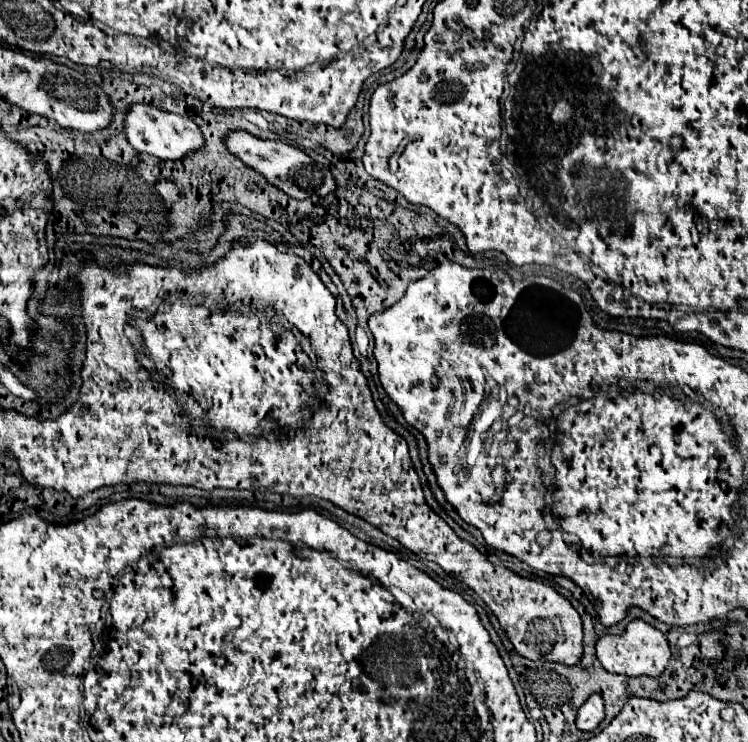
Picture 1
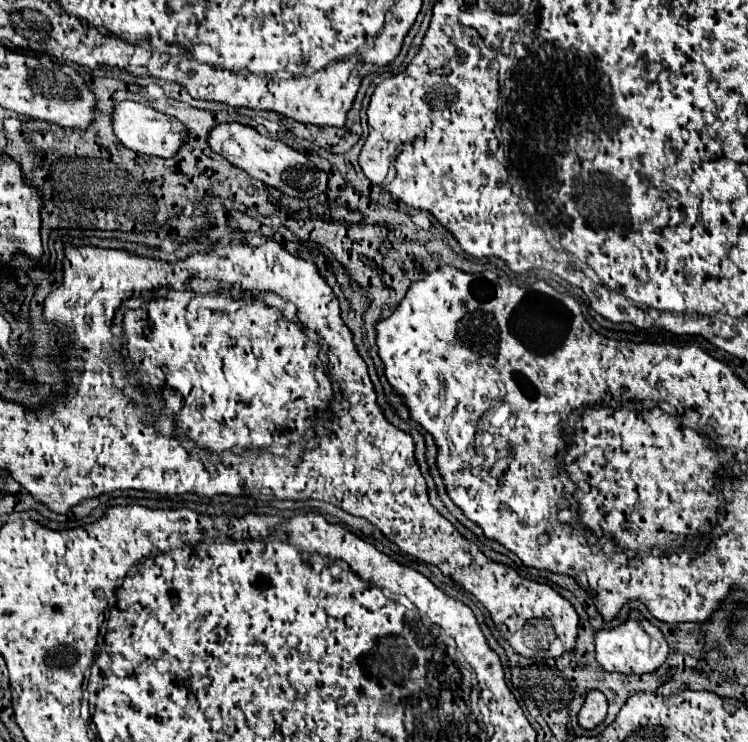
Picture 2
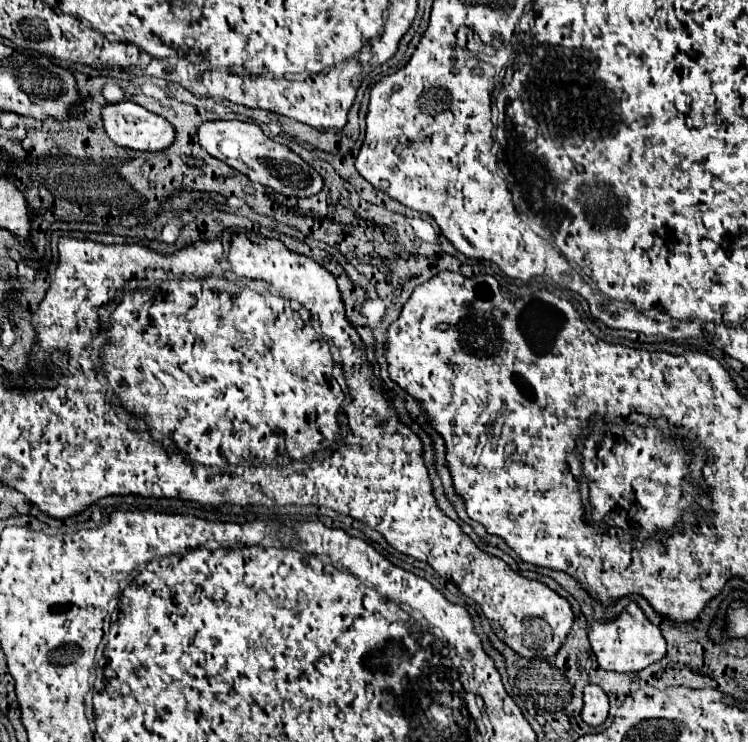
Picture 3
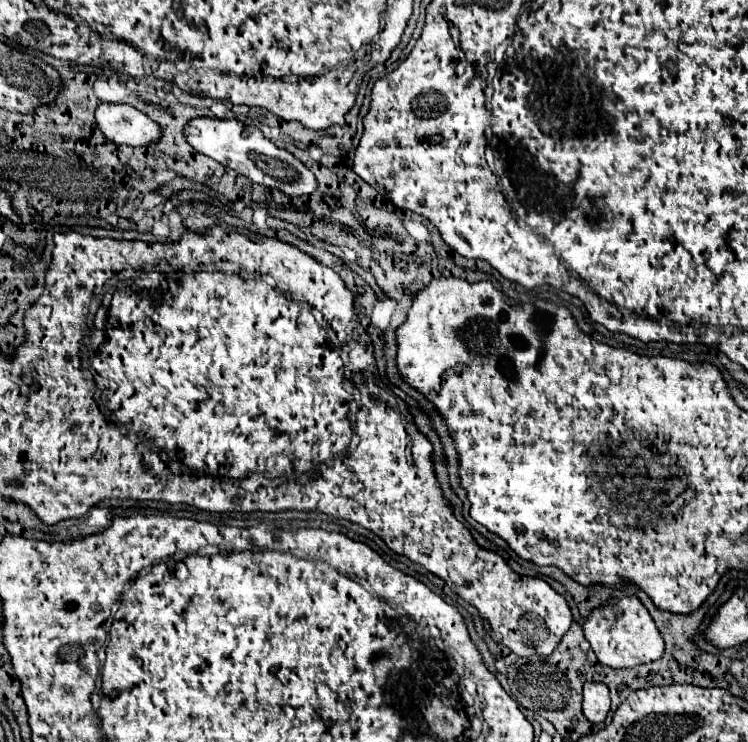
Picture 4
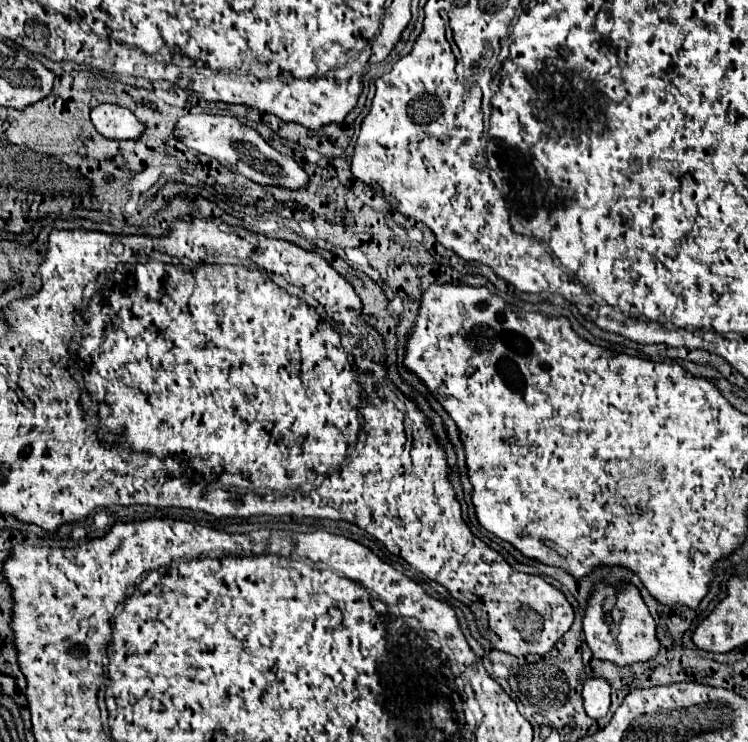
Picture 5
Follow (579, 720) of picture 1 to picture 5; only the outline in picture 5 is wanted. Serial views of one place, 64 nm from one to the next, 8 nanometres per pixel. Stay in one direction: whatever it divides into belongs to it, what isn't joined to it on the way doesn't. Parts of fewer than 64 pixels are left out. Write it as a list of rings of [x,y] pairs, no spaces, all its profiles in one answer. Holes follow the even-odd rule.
[[[588,678],[584,682],[584,710],[590,718],[600,720],[610,708],[610,686],[604,678]]]

